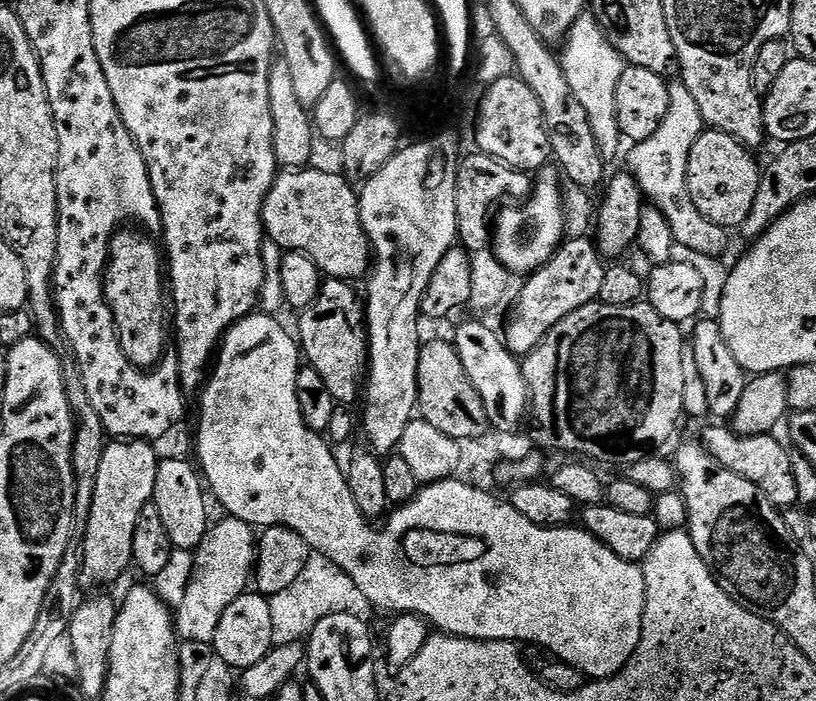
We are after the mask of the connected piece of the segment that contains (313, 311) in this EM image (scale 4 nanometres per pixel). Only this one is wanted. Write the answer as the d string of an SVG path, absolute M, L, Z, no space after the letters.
M325 279L318 298L300 316L298 343L307 367L318 370L322 382L330 389L337 405L352 406L362 392L362 381L368 367L368 330L364 305L351 283L346 280Z

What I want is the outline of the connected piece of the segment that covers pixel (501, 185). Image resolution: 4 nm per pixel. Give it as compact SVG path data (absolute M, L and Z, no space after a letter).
M479 150L473 151L473 156L468 156L459 161L456 169L456 193L454 194L454 206L456 207L456 235L459 247L469 254L476 252L488 252L490 248L490 217L494 210L499 209L505 202L523 202L531 195L534 180L527 172L520 172L509 164L503 164L493 156L487 156Z

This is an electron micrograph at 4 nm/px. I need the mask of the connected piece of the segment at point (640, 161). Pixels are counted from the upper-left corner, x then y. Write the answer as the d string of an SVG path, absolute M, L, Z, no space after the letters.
M681 80L671 81L669 109L658 130L644 140L637 141L628 154L627 169L639 184L649 203L666 215L666 220L674 232L677 244L695 250L698 254L720 258L728 246L727 229L717 226L705 218L690 197L688 170L690 150L698 140L706 125L698 102L690 95L690 90Z

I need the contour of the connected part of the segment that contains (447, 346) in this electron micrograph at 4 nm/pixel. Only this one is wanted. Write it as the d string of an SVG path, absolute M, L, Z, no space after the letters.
M451 339L432 340L423 345L418 358L417 405L419 419L430 422L455 440L474 439L488 436L490 425L486 406L482 406L482 398L478 390L470 382L466 374L466 366L462 366L462 358L458 358L458 350Z

